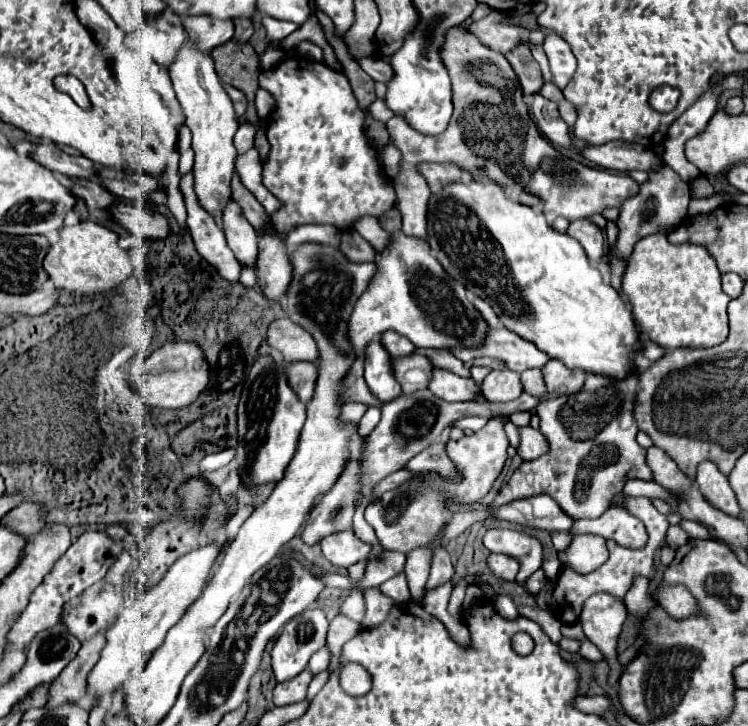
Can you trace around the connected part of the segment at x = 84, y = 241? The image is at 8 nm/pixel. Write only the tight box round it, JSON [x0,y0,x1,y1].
[44,222,132,296]

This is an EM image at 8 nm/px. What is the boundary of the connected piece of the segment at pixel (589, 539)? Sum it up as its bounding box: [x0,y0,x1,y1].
[558,534,608,574]

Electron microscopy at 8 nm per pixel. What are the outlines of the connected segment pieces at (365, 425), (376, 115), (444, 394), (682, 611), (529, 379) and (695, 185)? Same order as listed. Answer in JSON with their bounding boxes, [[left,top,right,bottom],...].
[[358,406,380,438],[366,100,392,122],[428,368,482,400],[658,586,696,618],[520,368,546,398],[690,176,714,198]]

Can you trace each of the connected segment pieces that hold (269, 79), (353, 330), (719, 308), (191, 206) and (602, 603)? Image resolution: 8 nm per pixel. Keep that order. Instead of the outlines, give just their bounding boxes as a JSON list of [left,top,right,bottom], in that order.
[[260,58,396,232],[348,232,488,352],[622,234,730,350],[180,174,240,282],[580,594,627,686]]

